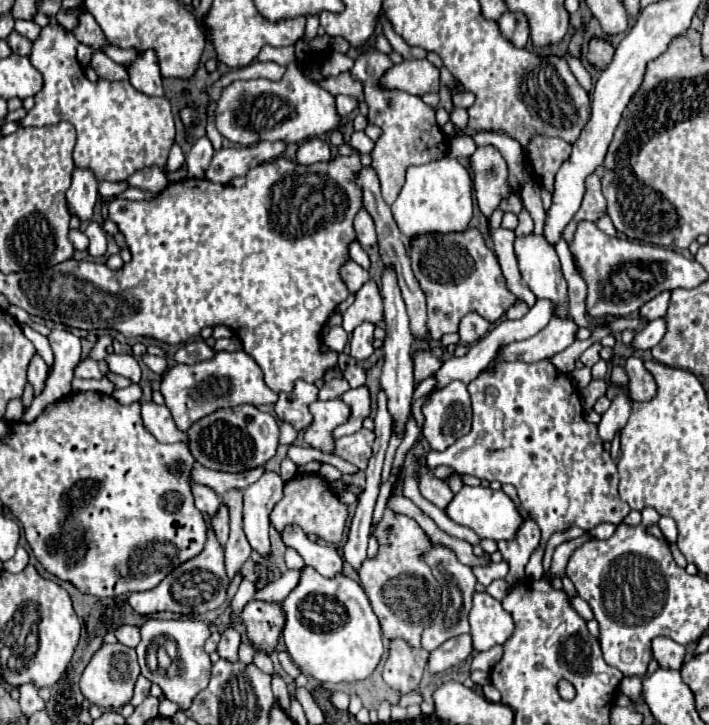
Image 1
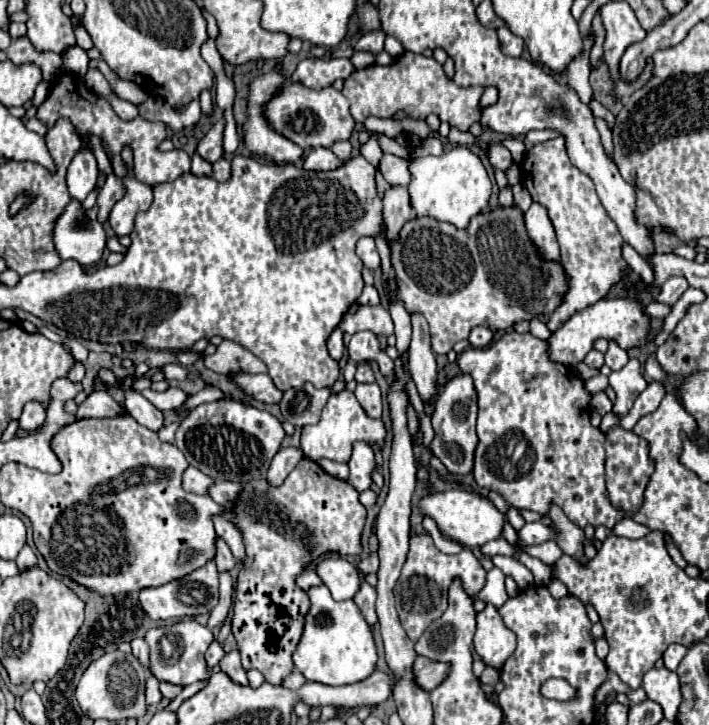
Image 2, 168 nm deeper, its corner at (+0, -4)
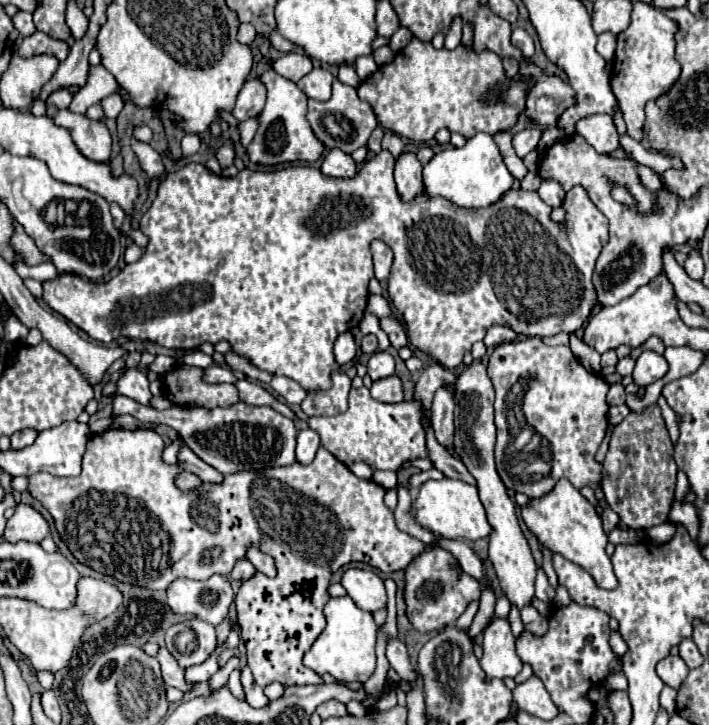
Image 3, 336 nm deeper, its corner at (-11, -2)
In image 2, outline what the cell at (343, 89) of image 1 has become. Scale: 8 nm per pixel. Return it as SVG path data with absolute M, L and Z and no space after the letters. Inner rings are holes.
M407 50L389 66L373 64L363 70L355 70L345 80L345 98L349 98L351 114L359 124L363 124L369 116L393 118L397 112L405 112L413 120L425 120L429 114L437 114L441 122L447 122L461 132L467 132L473 122L481 120L479 100L483 90L483 86L457 86L445 76L443 66L435 58L425 58L423 54Z

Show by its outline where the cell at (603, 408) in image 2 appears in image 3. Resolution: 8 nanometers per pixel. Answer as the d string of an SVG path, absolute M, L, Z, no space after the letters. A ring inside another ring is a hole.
M612 384L610 392L608 392L608 404L610 406L620 406L620 404L624 404L624 398L626 398L624 386L622 384Z

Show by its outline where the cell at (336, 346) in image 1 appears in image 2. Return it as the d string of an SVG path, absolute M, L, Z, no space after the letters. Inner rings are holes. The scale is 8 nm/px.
M335 328L333 334L329 336L329 340L327 340L327 348L329 348L329 354L331 354L335 360L341 360L345 346L343 346L343 332L341 332L339 328Z

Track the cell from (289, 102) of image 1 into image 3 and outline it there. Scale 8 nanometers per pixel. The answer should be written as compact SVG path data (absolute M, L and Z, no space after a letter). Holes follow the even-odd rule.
M334 80L332 84L332 98L326 102L320 100L308 100L308 114L306 114L316 138L330 150L330 148L340 148L346 154L352 154L356 148L364 146L372 134L372 130L378 126L374 112L368 102L362 102L356 96L356 88L342 84L340 80Z

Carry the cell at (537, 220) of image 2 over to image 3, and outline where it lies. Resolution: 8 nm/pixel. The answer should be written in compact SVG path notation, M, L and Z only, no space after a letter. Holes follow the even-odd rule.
M546 180L538 188L538 194L552 208L552 220L556 220L556 224L564 224L564 196L566 194L562 186L554 180Z

